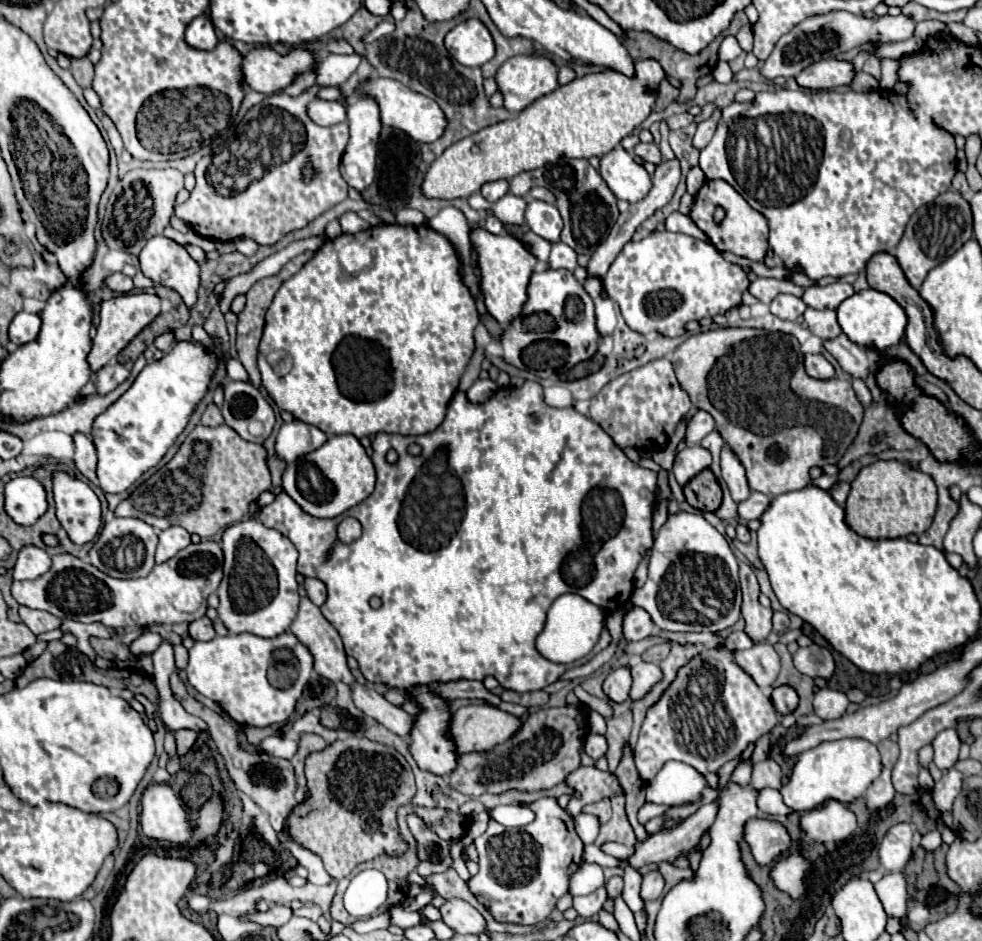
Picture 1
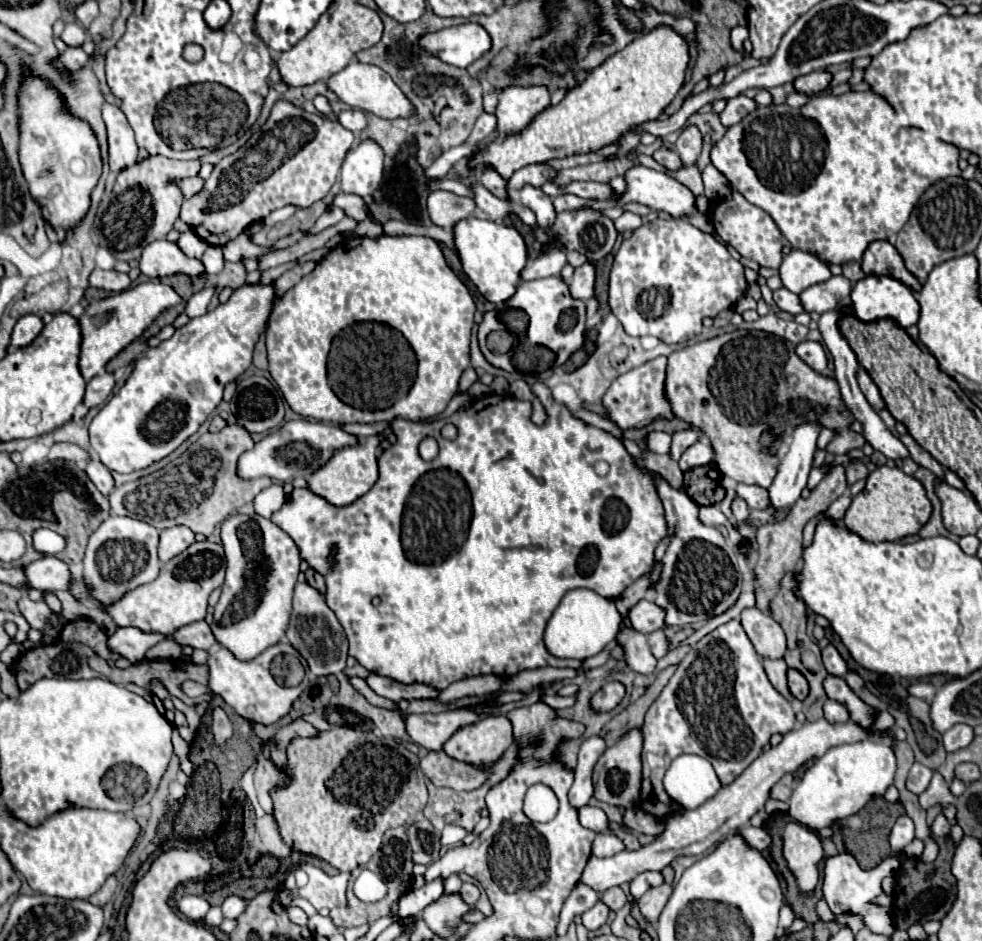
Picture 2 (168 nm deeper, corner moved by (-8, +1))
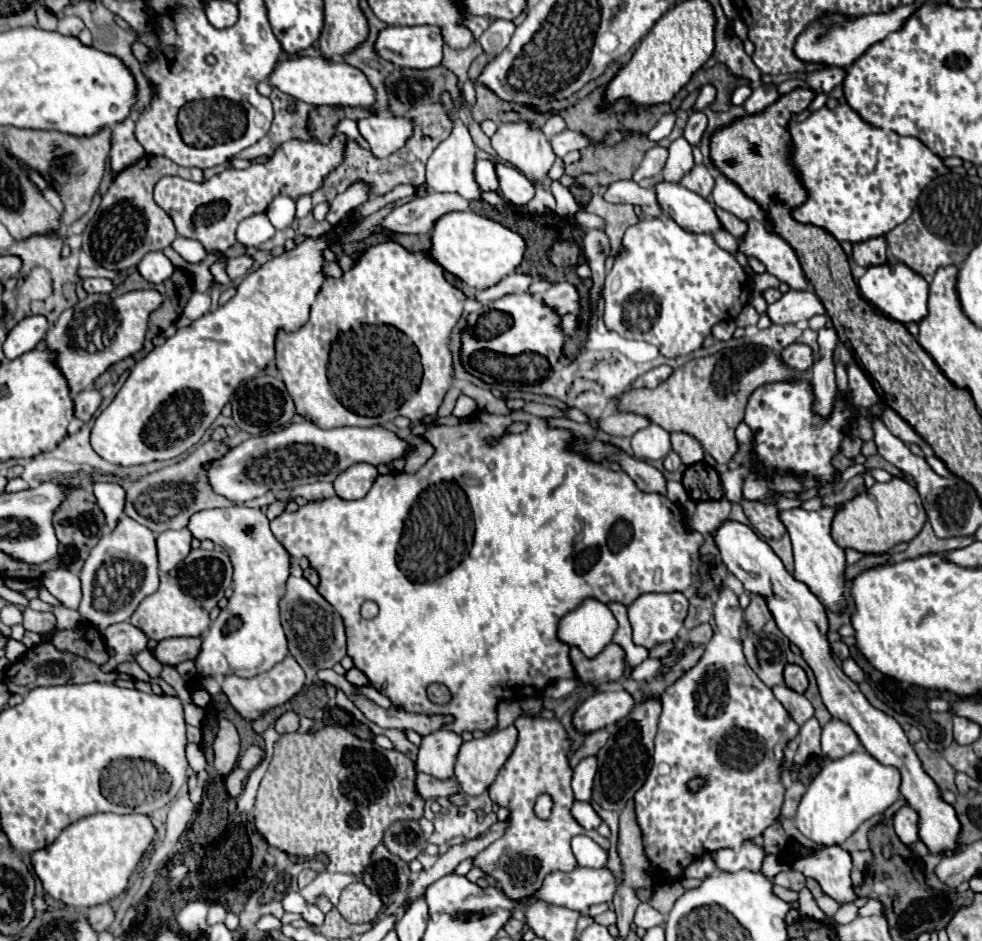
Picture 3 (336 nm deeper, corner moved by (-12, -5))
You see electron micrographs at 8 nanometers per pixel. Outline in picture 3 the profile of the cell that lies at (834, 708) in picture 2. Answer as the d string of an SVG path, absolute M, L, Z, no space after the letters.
M832 718L822 728L822 758L838 760L852 754L858 748L860 748L860 740L846 722Z

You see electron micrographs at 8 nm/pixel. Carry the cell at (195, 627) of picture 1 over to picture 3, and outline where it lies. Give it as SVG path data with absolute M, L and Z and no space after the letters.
M168 638L156 644L154 658L164 666L176 666L184 660L194 660L200 652L200 638Z

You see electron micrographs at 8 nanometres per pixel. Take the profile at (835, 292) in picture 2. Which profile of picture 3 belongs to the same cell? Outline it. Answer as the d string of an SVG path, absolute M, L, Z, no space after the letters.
M788 290L786 294L782 294L780 300L768 306L766 314L772 324L796 324L816 314L826 314L826 310L814 290Z

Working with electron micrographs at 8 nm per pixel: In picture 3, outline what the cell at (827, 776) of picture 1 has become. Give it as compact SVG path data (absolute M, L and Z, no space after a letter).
M856 750L840 760L830 760L808 786L796 814L796 828L812 842L832 846L848 840L862 822L882 814L900 798L900 772L884 766L866 750Z

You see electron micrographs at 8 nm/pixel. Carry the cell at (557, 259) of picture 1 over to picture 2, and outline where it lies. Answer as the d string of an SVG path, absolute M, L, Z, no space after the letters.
M554 244L550 246L540 258L530 260L528 268L524 268L522 280L536 280L536 278L548 278L548 276L558 276L560 270L568 264L566 258L566 248L564 244Z

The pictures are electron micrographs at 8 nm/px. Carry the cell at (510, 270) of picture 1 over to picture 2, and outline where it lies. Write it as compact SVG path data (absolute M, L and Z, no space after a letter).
M474 216L468 220L460 220L454 226L454 234L454 244L460 254L464 272L476 284L480 294L494 304L504 304L506 300L510 300L516 294L520 274L528 260L528 250L522 236L510 226L492 220L480 220Z

